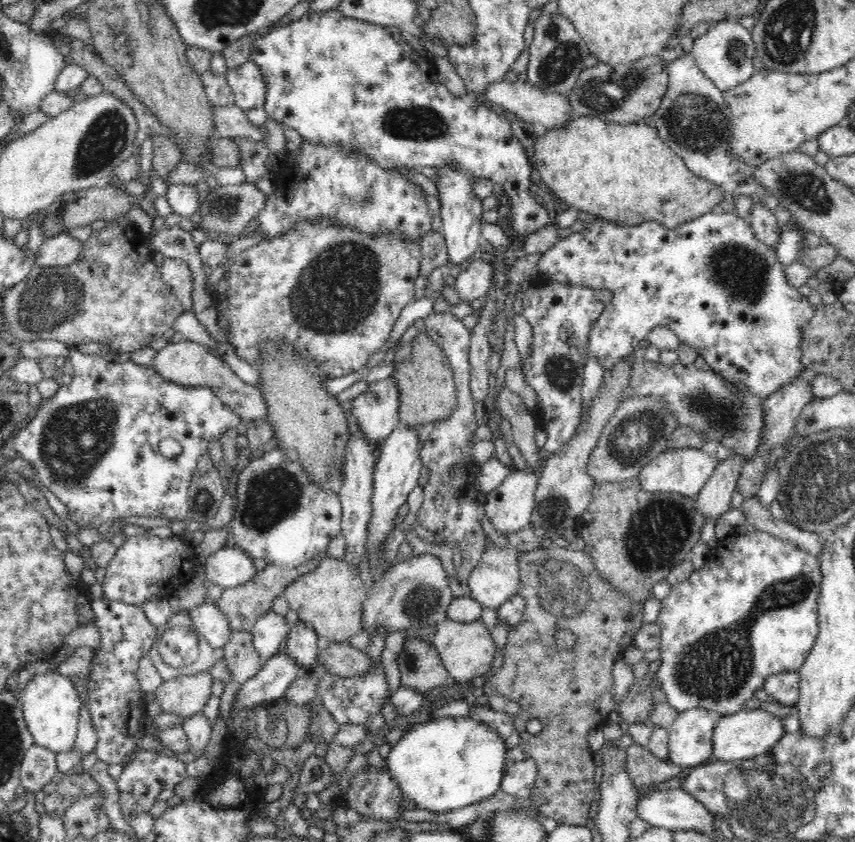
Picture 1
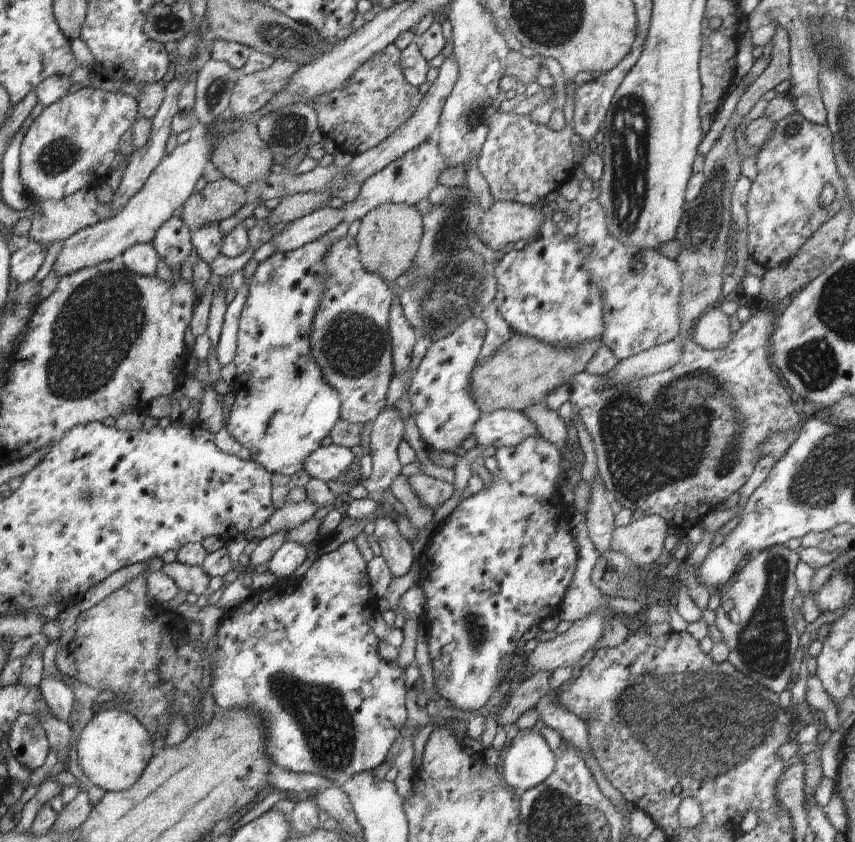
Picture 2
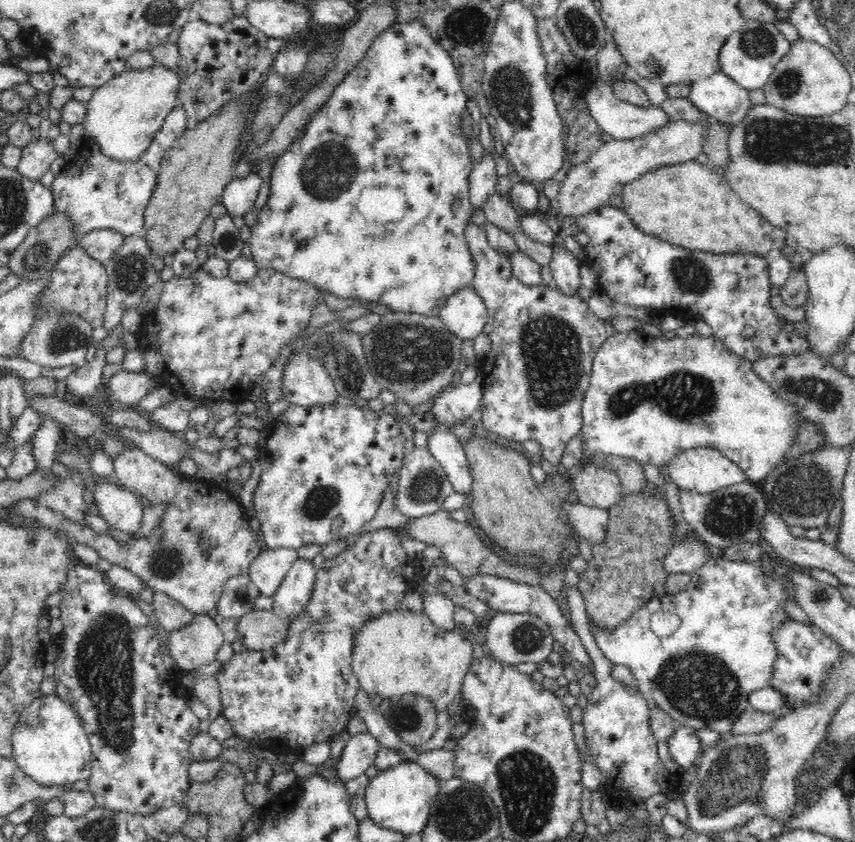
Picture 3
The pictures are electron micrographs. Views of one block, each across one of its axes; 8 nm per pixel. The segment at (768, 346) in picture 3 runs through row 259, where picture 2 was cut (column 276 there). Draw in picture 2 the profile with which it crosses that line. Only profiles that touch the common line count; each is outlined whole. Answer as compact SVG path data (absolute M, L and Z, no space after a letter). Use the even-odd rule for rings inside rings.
M354 540L344 542L336 550L325 553L306 570L302 578L294 583L294 586L274 585L267 589L252 590L251 596L240 606L226 611L219 628L216 631L216 651L214 656L214 668L212 672L212 684L210 691L218 706L224 710L230 708L252 708L256 716L260 716L264 732L266 732L266 750L268 758L272 760L273 766L284 768L285 771L297 773L312 773L330 780L334 786L342 788L352 776L373 770L380 766L388 756L388 750L394 740L398 738L402 726L408 718L406 708L407 686L405 680L405 669L398 668L392 663L385 661L378 654L379 640L371 627L371 620L377 613L377 598L372 594L370 588L367 563L360 555Z

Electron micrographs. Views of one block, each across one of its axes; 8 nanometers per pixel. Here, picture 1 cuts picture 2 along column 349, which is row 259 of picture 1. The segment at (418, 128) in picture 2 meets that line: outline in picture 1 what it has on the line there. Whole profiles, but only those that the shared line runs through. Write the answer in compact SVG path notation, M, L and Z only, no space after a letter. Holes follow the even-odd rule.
M165 257L160 272L163 281L172 289L172 292L179 298L183 312L193 310L192 290L194 288L194 277L190 273L188 263L182 260L174 260Z

